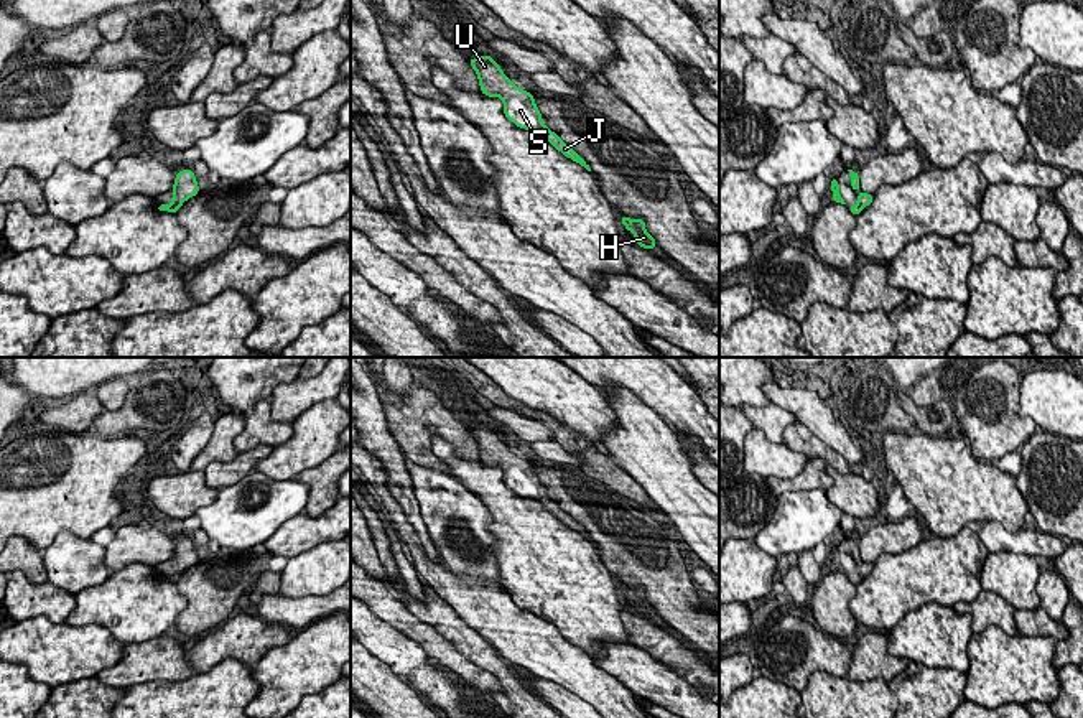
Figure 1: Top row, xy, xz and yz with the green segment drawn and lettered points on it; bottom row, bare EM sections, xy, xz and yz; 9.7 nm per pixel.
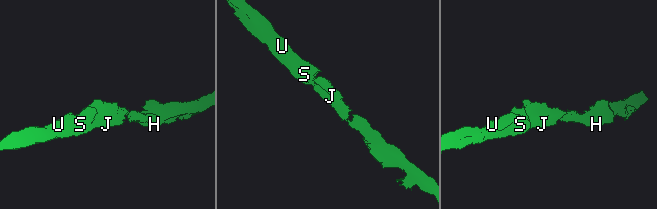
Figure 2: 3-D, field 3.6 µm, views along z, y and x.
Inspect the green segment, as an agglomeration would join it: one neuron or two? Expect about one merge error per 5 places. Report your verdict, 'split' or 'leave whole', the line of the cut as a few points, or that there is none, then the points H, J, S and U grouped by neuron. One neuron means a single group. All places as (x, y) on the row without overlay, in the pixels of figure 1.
leave whole; no cut; H J S U

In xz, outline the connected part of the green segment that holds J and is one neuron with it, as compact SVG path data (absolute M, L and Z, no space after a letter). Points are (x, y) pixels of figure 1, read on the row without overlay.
M477 425L469 428L469 431L479 446L481 461L489 466L500 466L504 471L504 483L510 491L520 497L540 501L558 520L591 540L589 534L542 491L543 486L533 464L528 459L518 458L502 441L499 431L495 431L492 425Z

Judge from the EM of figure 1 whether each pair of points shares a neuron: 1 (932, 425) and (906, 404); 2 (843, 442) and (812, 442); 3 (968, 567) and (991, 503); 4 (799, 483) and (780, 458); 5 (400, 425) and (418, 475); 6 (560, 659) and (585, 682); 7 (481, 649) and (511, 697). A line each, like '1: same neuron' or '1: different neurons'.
1: same neuron
2: different neurons
3: different neurons
4: different neurons
5: different neurons
6: same neuron
7: same neuron

